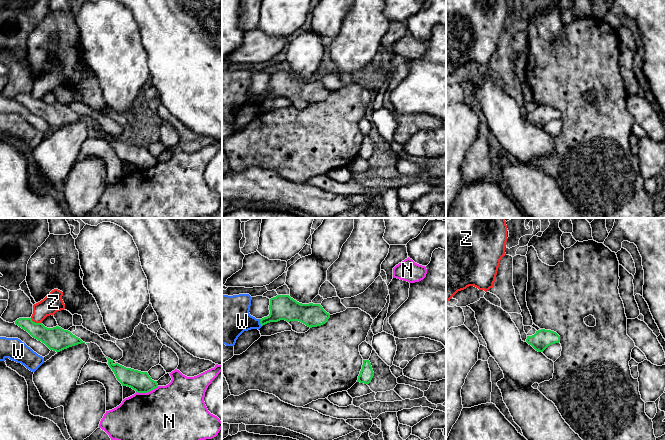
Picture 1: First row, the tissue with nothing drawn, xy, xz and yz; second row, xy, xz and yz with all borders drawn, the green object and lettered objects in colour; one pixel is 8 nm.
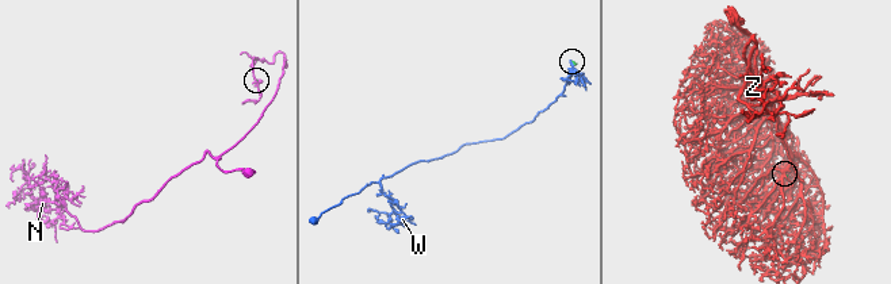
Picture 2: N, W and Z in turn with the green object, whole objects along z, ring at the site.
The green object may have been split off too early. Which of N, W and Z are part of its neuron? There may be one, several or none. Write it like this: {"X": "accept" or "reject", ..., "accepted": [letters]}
{"N": "reject", "W": "reject", "Z": "reject", "accepted": []}

